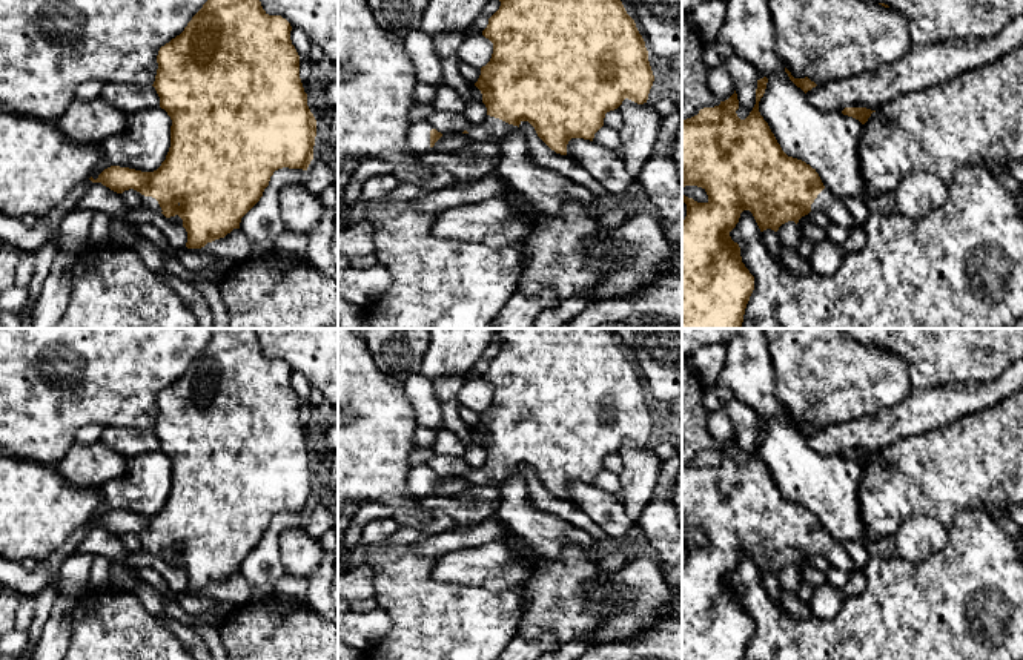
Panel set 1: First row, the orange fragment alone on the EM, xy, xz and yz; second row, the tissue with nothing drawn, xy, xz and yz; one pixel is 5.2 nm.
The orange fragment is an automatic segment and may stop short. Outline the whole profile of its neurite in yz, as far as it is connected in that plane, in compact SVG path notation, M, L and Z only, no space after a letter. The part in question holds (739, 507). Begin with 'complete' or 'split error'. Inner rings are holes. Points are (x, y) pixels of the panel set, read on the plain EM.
split error | M768 422L757 424L756 448L745 464L736 457L739 453L737 437L720 445L719 450L704 451L697 459L682 464L682 531L697 530L707 539L707 546L697 546L682 539L687 548L687 560L682 565L682 660L743 660L750 640L754 634L754 620L742 606L740 591L730 580L730 576L739 566L740 557L750 554L760 576L771 573L774 576L788 565L796 568L811 554L825 557L831 566L843 569L846 574L857 571L848 551L840 542L833 539L822 526L816 513L802 503L788 500L768 467L759 456L759 445L765 437Z

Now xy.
split error | M210 328L210 339L203 351L192 361L184 375L160 391L157 399L157 419L154 431L160 441L160 451L167 456L172 464L170 491L166 503L154 516L141 516L129 511L111 510L104 513L92 526L101 526L117 537L134 533L141 537L141 549L149 554L163 557L166 562L178 559L187 576L187 592L201 592L207 586L224 582L233 573L240 573L241 562L260 545L264 533L269 530L275 514L303 513L307 514L313 503L313 490L316 480L316 464L307 450L307 437L300 422L300 399L290 384L290 367L281 359L269 359L260 345L257 328Z

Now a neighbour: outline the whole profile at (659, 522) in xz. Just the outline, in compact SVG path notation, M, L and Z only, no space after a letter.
M651 499L636 526L657 553L656 562L662 568L682 562L682 525L673 503Z

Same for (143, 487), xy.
M160 450L126 457L121 476L101 488L111 510L154 516L166 503L170 491L172 464Z

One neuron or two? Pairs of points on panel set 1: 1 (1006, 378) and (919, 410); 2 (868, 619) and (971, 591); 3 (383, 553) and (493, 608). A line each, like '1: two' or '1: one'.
1: one
2: one
3: one

